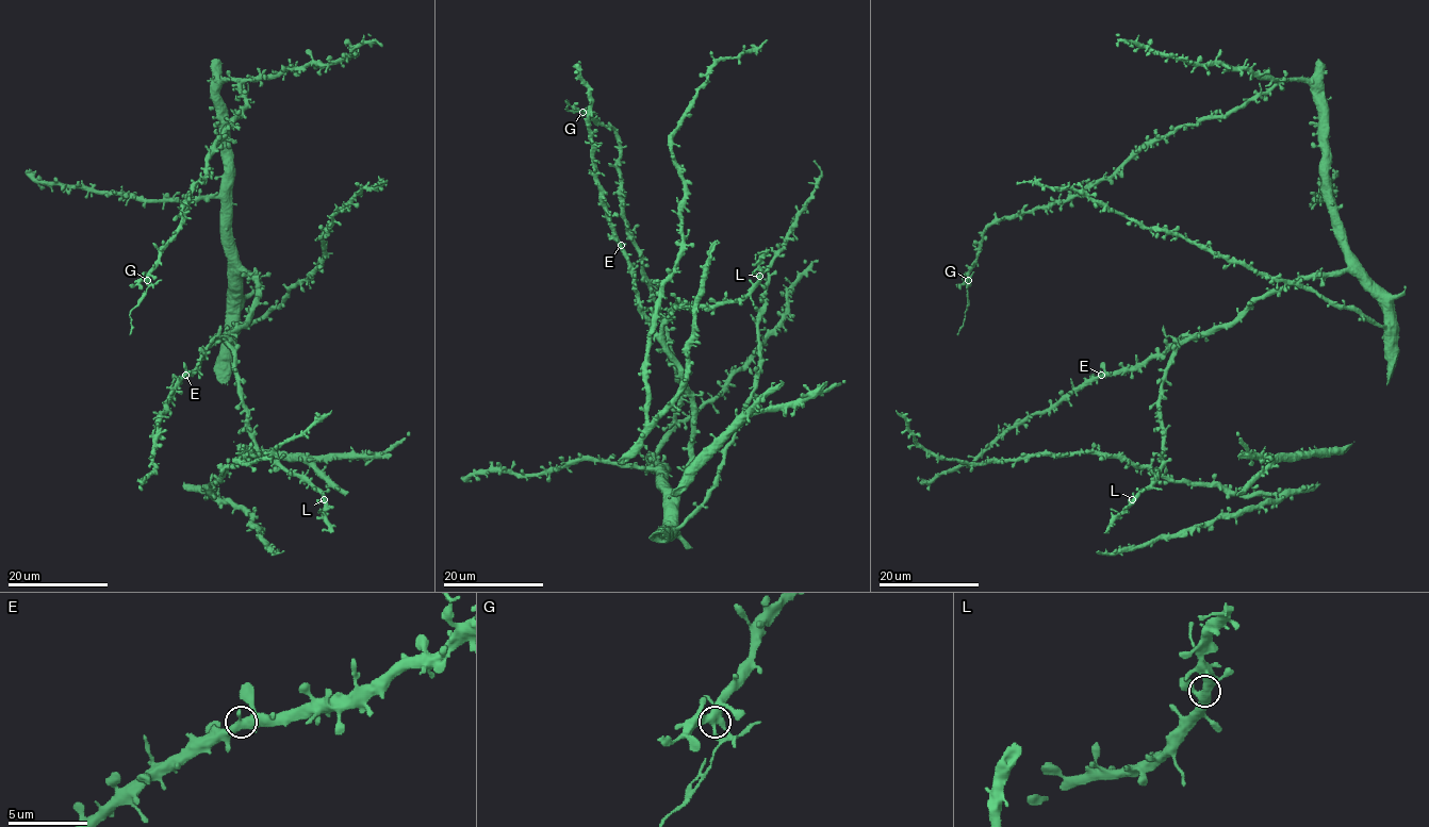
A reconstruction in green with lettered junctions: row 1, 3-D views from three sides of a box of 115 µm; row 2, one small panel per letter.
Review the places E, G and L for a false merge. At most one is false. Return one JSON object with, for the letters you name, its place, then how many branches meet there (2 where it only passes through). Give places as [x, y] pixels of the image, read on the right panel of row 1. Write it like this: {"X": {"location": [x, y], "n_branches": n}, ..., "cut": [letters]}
{"G": {"location": [968, 280], "n_branches": 4}, "cut": ["G"]}

